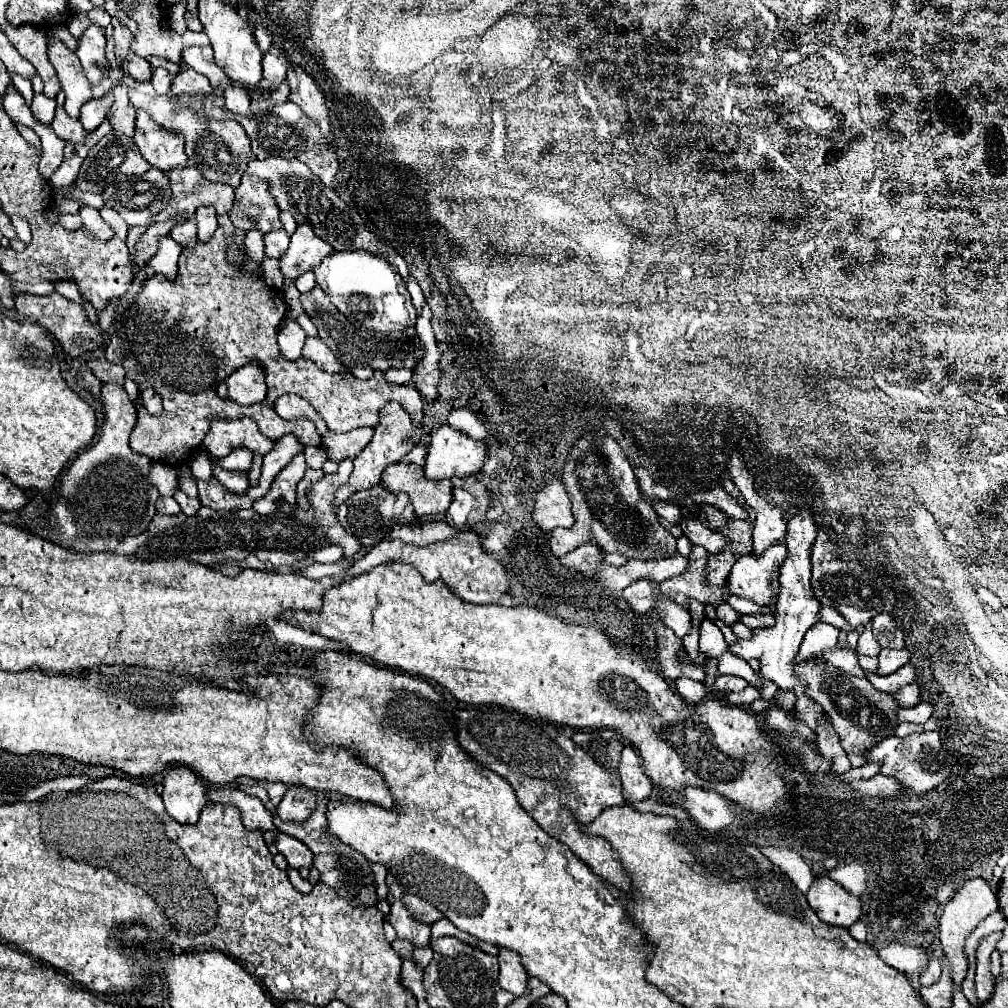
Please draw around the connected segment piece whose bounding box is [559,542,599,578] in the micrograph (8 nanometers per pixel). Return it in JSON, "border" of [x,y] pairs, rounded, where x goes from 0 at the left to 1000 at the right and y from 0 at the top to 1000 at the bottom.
{"border":[[[582,538],[582,540],[572,542],[566,550],[557,552],[555,556],[557,556],[563,563],[566,563],[568,567],[576,567],[576,569],[580,569],[580,571],[588,571],[588,573],[590,573],[590,550],[594,550],[594,548],[590,546],[590,538]]]}

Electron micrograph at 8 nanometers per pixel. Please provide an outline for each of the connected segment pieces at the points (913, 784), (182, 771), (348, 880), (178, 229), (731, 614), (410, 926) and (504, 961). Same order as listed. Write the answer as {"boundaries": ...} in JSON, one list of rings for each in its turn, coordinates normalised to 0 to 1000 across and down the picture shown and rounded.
{"boundaries":[[[[916,726],[916,728],[902,728],[898,732],[878,732],[872,738],[868,738],[860,746],[862,756],[872,756],[874,766],[880,770],[890,772],[910,788],[918,788],[926,782],[930,782],[936,774],[939,774],[949,758],[949,752],[936,742],[932,726]]],[[[184,760],[172,762],[162,774],[162,796],[166,806],[180,817],[193,817],[203,800],[209,798],[205,792],[205,780],[201,774]]],[[[322,792],[316,794],[314,804],[311,806],[311,810],[301,815],[301,817],[293,817],[293,815],[281,815],[275,808],[271,810],[271,817],[277,825],[287,827],[291,831],[295,831],[297,835],[301,835],[313,849],[311,859],[316,863],[318,867],[318,875],[324,877],[326,881],[330,881],[338,891],[346,893],[350,899],[372,899],[374,897],[374,887],[372,887],[372,871],[370,865],[366,861],[366,855],[360,847],[348,843],[344,837],[340,837],[334,829],[328,829],[324,825],[324,812],[322,812]]],[[[192,216],[174,223],[170,228],[170,234],[176,238],[182,246],[191,246],[195,240],[195,225]]],[[[721,598],[712,600],[710,603],[710,608],[712,613],[723,621],[734,615],[734,610]]],[[[386,869],[386,873],[384,873],[384,877],[386,877],[386,885],[392,889],[392,895],[390,895],[390,899],[388,899],[388,905],[386,905],[386,915],[388,915],[388,919],[392,921],[392,925],[394,925],[394,931],[398,931],[398,933],[404,933],[404,935],[408,935],[408,937],[412,937],[412,938],[426,938],[426,931],[428,931],[428,921],[426,919],[422,919],[422,917],[418,917],[418,915],[412,915],[408,909],[406,909],[406,905],[402,903],[402,899],[398,897],[398,889],[400,889],[400,881],[398,879],[394,879],[394,875]]],[[[497,940],[493,952],[495,952],[495,976],[497,976],[497,980],[507,984],[509,988],[517,988],[521,984],[525,968],[523,968],[521,960],[517,958],[515,948],[507,942]]]]}

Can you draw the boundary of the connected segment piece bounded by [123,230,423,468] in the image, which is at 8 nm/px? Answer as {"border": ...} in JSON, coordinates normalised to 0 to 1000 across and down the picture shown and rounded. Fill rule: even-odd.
{"border":[[[219,228],[211,232],[207,240],[195,240],[195,246],[191,248],[182,248],[180,258],[178,258],[178,270],[172,280],[160,276],[160,272],[152,272],[142,280],[142,288],[138,290],[136,298],[130,302],[128,308],[128,317],[124,317],[122,331],[132,339],[134,345],[134,355],[140,359],[144,365],[144,373],[148,383],[156,387],[156,391],[162,397],[162,409],[158,413],[148,413],[148,409],[142,405],[142,401],[136,401],[138,417],[136,423],[130,431],[130,444],[138,450],[144,450],[156,458],[168,460],[170,464],[176,464],[176,460],[184,458],[184,454],[195,446],[207,427],[207,421],[211,415],[241,415],[247,413],[251,415],[259,429],[269,435],[277,437],[281,431],[291,429],[297,438],[303,442],[318,442],[318,433],[313,429],[313,421],[305,415],[295,415],[295,417],[281,417],[273,407],[271,401],[277,393],[281,391],[295,391],[303,395],[322,417],[324,425],[330,429],[344,429],[350,425],[358,423],[368,423],[372,425],[376,419],[376,407],[380,401],[392,397],[396,399],[410,415],[412,423],[418,423],[420,419],[420,399],[418,393],[412,385],[408,383],[394,383],[386,381],[380,375],[378,367],[372,367],[366,377],[356,377],[352,373],[340,373],[340,371],[326,371],[316,367],[311,359],[297,355],[295,359],[287,359],[285,355],[279,355],[279,349],[275,347],[275,327],[283,315],[285,302],[283,294],[279,288],[267,286],[259,276],[257,276],[257,262],[243,256],[243,268],[235,268],[229,264],[223,256],[223,234]],[[245,359],[257,359],[257,363],[265,371],[265,393],[261,399],[251,401],[251,403],[239,403],[225,393],[219,393],[215,387],[223,379],[231,367],[243,363]]]}

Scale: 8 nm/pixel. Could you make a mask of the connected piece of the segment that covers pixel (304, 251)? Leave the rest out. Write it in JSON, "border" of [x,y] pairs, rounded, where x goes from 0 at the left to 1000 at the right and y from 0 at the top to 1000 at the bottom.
{"border":[[[297,222],[293,232],[289,234],[289,242],[277,256],[277,266],[281,270],[281,280],[289,282],[299,272],[311,268],[318,262],[318,258],[328,252],[330,246],[313,234],[307,222]]]}

